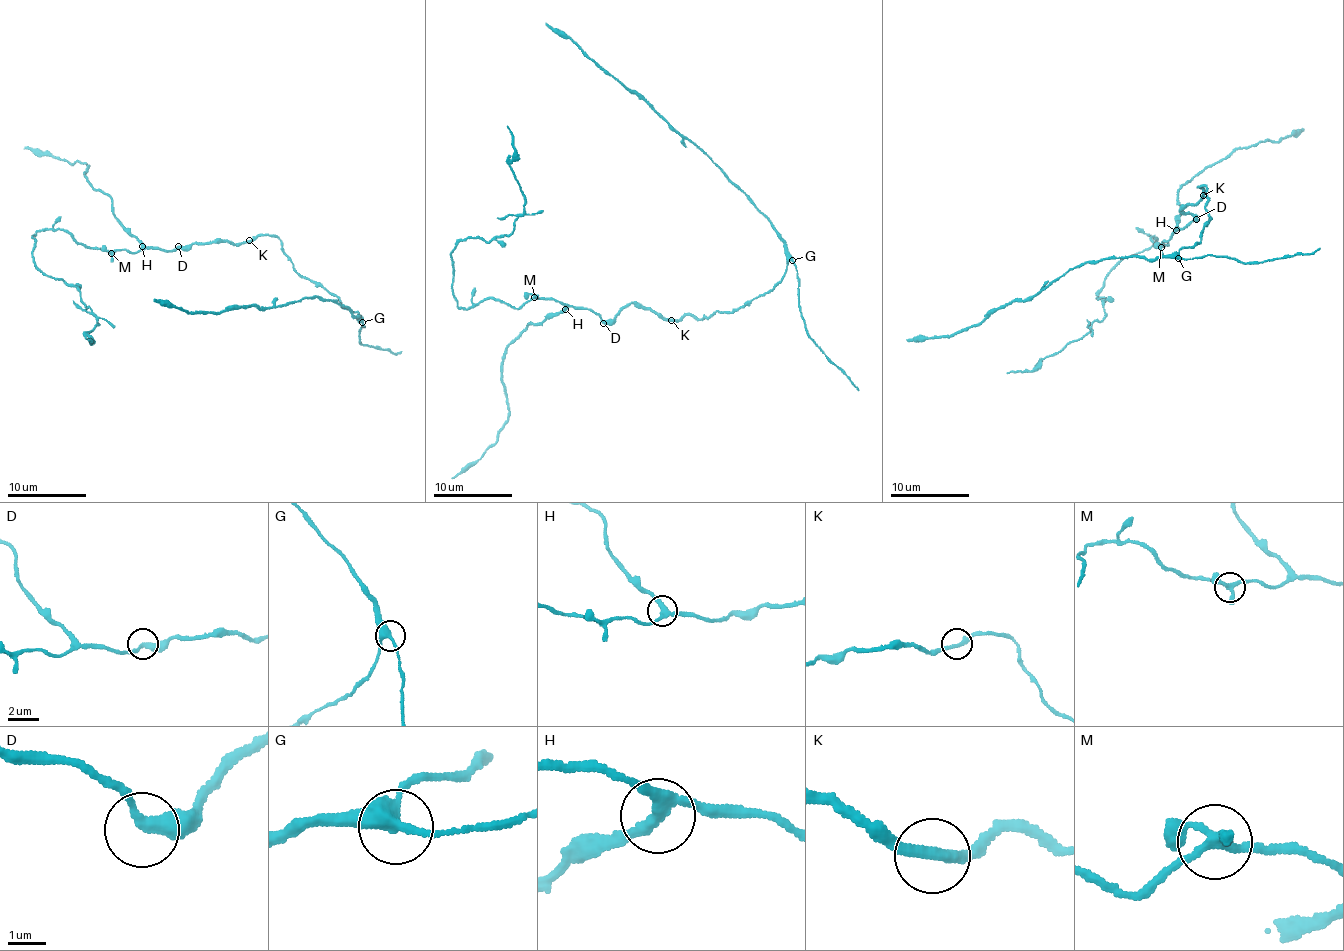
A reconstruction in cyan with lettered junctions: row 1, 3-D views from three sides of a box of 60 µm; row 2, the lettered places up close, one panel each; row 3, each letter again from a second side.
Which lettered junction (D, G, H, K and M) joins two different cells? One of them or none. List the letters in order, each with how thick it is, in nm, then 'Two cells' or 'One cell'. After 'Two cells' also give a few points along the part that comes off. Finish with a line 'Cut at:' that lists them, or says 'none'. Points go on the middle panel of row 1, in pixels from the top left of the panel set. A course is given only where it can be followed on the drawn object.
D: Thickness 280 nm. One cell
G: Thickness 380 nm. One cell
H: Thickness 280 nm. One cell
K: Thickness 280 nm. One cell
M: Thickness 260 nm. Two cells. Course of the part to remove: (534, 297), (517, 308), (488, 299), (469, 307), (452, 292), (454, 247), (511, 233), (522, 213), (508, 125)
Cut at: M

